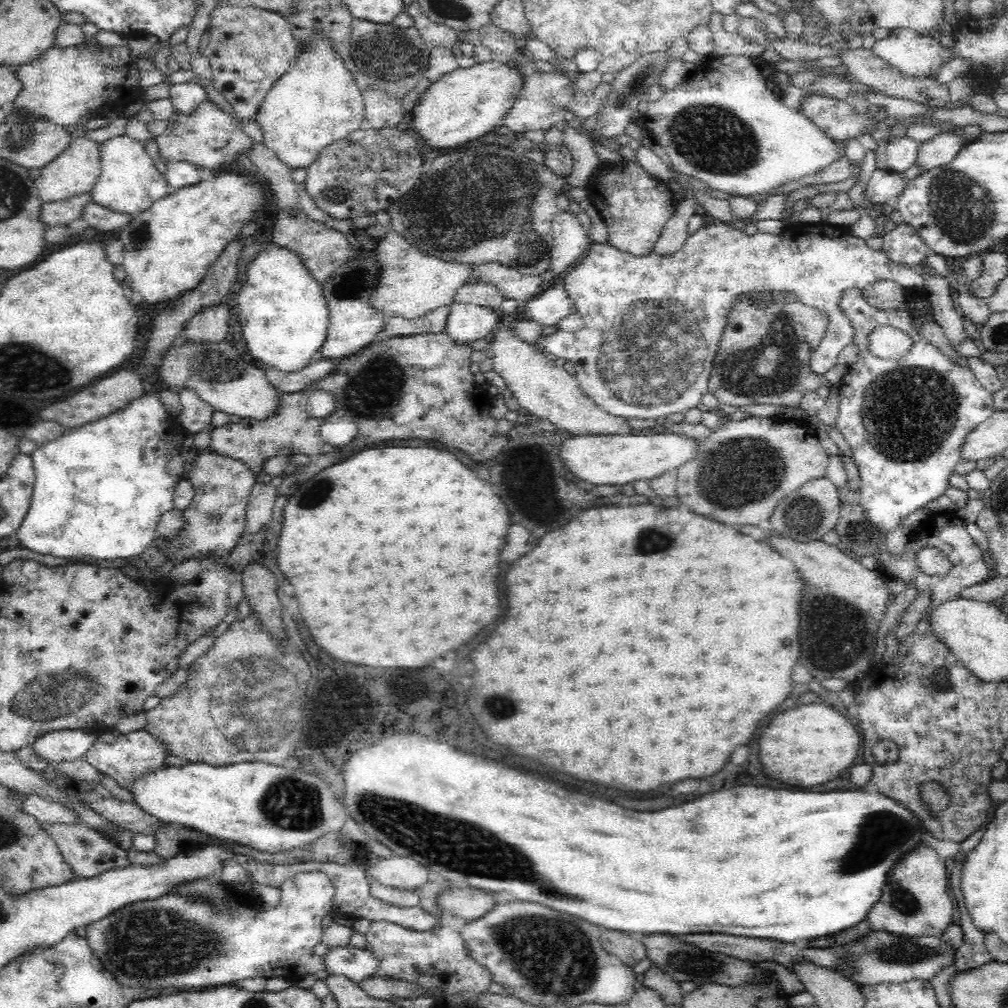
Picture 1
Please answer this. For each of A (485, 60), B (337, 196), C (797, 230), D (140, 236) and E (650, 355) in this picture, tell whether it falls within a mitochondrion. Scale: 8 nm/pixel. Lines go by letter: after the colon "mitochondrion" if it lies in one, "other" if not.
A: other
B: mitochondrion
C: other
D: mitochondrion
E: mitochondrion

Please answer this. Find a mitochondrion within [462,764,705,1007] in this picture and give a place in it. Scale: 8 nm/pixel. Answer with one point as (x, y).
(556, 959)

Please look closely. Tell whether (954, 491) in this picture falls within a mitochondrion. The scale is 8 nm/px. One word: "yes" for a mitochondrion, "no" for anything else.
no

